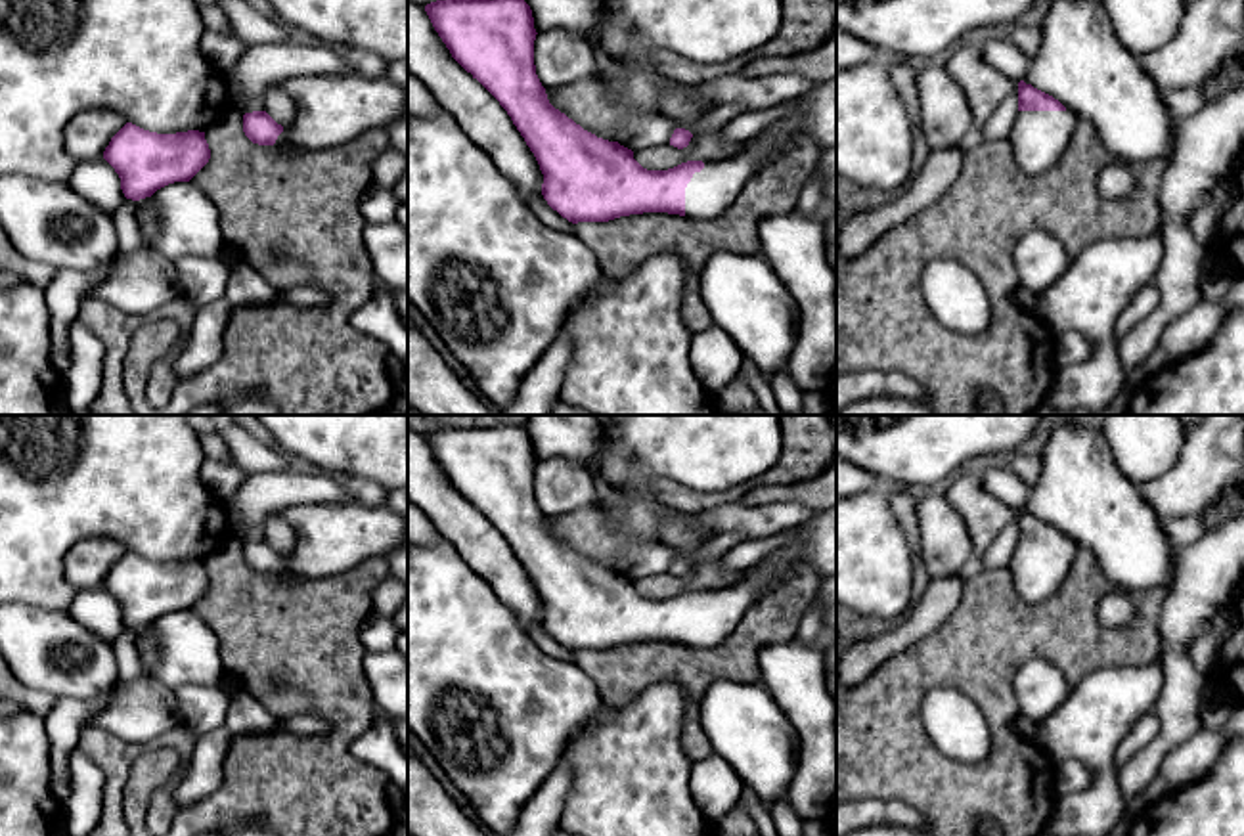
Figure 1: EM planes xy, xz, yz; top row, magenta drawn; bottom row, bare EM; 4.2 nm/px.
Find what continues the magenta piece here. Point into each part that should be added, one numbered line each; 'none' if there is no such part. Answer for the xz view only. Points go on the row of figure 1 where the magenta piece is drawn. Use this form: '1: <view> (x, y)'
1: xz (710, 192)

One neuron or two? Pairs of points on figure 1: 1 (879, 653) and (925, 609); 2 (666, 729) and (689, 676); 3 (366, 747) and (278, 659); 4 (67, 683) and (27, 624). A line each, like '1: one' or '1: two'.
1: one
2: two
3: two
4: one

